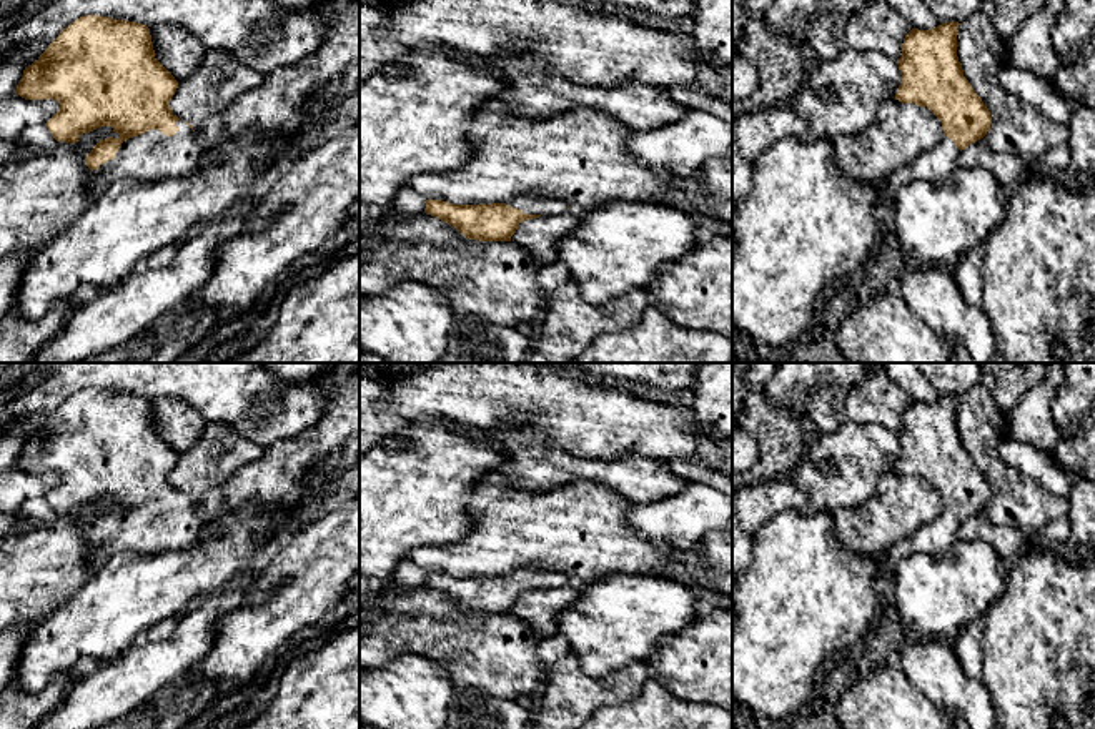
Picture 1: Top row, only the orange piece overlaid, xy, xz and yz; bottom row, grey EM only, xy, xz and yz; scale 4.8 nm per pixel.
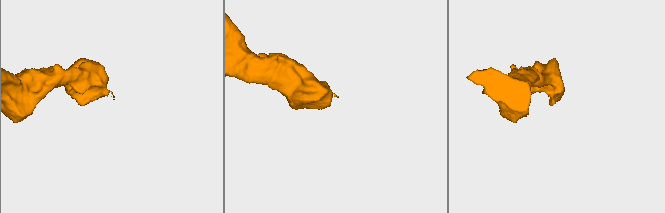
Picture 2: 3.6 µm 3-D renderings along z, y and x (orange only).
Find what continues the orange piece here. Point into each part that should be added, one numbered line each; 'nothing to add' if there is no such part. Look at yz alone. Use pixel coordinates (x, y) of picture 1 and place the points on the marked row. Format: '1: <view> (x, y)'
1: yz (939, 163)

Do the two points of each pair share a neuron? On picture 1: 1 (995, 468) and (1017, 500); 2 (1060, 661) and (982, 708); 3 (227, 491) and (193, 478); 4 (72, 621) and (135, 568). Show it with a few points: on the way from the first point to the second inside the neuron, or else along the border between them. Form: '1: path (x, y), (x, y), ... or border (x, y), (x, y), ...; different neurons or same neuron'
1: path (1000, 476), (1012, 491); same neuron
2: border (981, 679), (997, 711); different neurons
3: border (248, 465), (243, 465), (195, 503); different neurons
4: path (87, 616), (120, 583); same neuron

